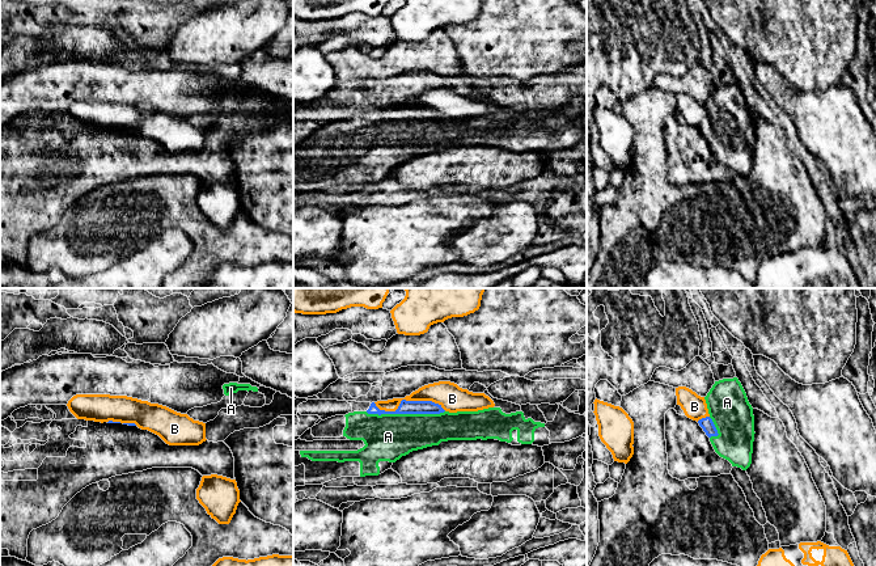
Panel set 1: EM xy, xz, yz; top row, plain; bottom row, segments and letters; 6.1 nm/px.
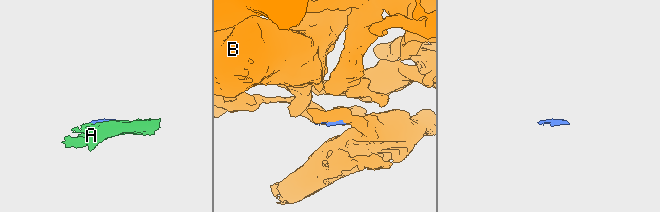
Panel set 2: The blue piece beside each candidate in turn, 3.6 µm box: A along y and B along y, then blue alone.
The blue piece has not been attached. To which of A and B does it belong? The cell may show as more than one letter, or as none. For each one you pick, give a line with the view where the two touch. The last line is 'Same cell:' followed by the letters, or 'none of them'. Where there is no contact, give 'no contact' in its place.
A: xz
Same cell: A

